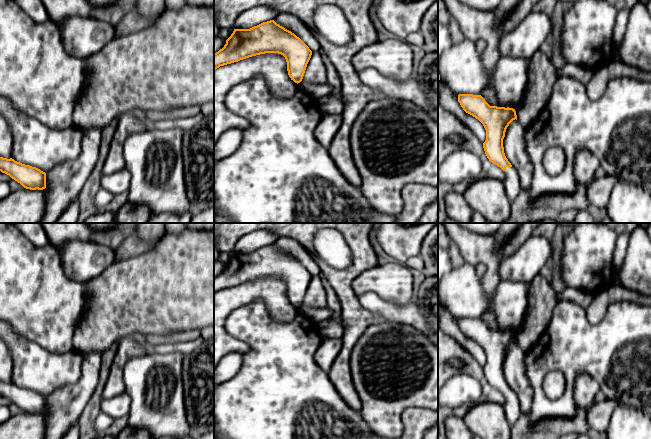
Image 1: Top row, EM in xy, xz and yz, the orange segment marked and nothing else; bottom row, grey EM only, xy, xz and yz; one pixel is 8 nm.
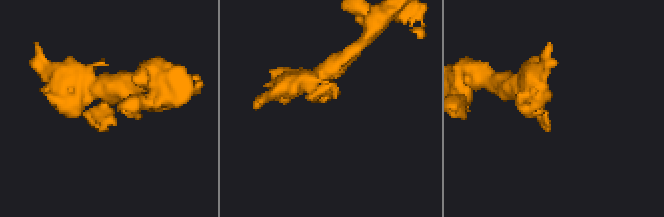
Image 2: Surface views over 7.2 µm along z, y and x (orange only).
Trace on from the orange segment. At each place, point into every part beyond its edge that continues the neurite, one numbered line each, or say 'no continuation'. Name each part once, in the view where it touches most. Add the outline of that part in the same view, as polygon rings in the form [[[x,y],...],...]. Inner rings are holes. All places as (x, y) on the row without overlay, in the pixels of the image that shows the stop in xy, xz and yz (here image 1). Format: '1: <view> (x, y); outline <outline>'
1: yz (512, 409); outline [[[506,391],[504,403],[504,411],[508,423],[513,426],[521,417],[520,400],[518,399],[516,393],[512,391]]]

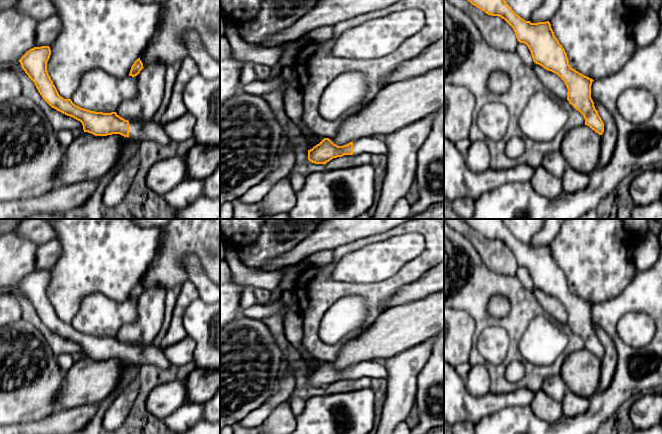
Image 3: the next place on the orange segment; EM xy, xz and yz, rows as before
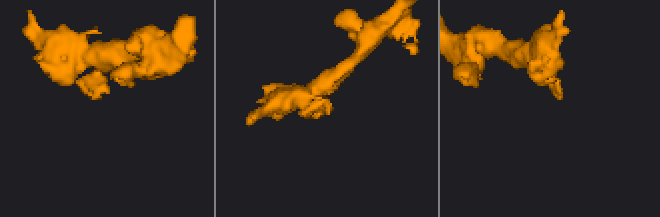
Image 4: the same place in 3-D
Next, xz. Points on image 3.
1: xz (372, 369); outline [[[364,361],[353,365],[353,379],[363,377],[388,380],[388,370],[385,365],[379,361]]]

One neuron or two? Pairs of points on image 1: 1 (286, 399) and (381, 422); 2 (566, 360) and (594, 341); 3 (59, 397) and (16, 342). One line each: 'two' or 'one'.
1: two
2: one
3: two

